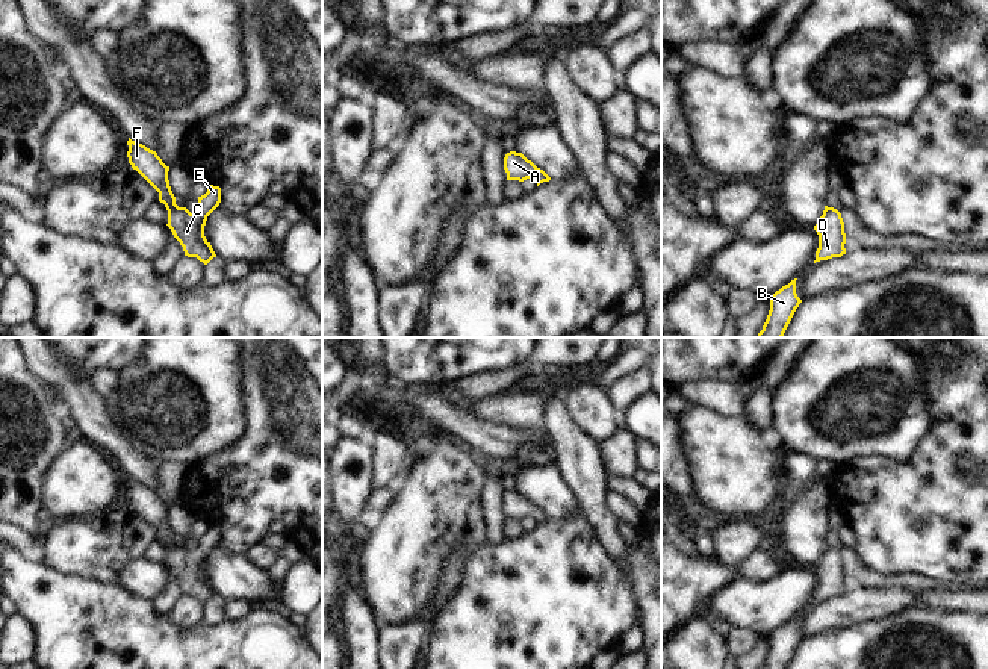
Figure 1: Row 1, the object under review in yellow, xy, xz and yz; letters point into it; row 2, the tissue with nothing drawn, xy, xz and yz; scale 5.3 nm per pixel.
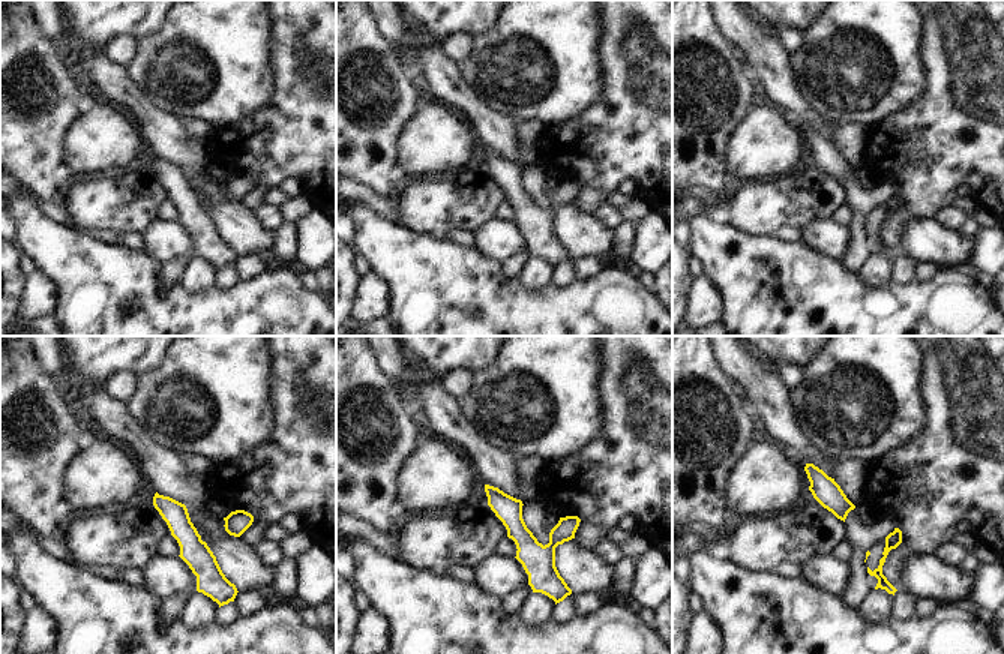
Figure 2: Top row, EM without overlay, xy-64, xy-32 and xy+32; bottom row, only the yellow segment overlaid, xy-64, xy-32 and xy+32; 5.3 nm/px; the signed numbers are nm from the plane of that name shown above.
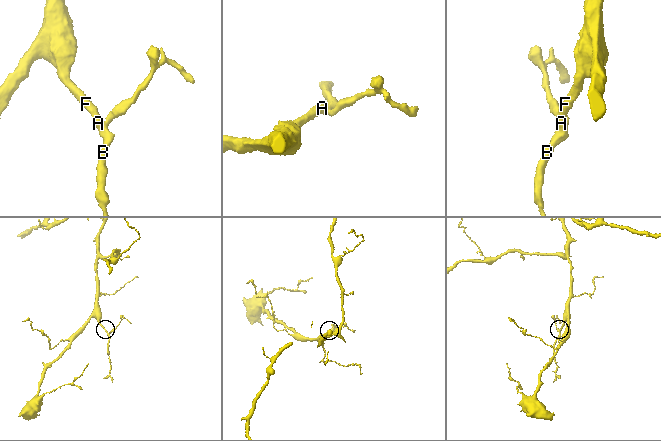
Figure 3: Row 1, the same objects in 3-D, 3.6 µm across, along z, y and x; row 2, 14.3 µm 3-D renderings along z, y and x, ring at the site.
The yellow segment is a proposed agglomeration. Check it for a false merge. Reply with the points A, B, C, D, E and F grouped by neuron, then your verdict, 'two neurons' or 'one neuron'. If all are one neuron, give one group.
groups A B C D E F; one neuron

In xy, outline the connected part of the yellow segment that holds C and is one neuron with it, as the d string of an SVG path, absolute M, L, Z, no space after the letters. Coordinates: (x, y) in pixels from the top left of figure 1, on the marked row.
M130 138L127 145L129 163L159 192L159 201L168 210L166 226L183 247L185 256L197 257L207 265L216 254L204 236L204 226L207 216L221 203L221 188L210 185L207 192L198 197L197 210L191 213L186 207L176 204L176 197L168 180L169 166L162 162L157 153Z

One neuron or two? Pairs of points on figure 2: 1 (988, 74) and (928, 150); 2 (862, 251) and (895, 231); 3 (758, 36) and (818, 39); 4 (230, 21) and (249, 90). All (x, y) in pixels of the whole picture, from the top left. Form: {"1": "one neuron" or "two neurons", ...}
{"1": "one neuron", "2": "two neurons", "3": "two neurons", "4": "one neuron"}

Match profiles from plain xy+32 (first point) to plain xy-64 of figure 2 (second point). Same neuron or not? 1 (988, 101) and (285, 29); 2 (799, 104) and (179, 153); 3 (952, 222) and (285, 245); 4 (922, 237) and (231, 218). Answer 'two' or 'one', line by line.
1: one
2: one
3: two
4: one

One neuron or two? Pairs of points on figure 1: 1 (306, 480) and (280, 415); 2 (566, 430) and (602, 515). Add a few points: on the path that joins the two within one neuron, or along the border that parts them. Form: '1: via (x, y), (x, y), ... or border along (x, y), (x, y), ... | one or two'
1: via (306, 463), (306, 441), (297, 432) | one
2: via (574, 451), (580, 459), (589, 494) | one

